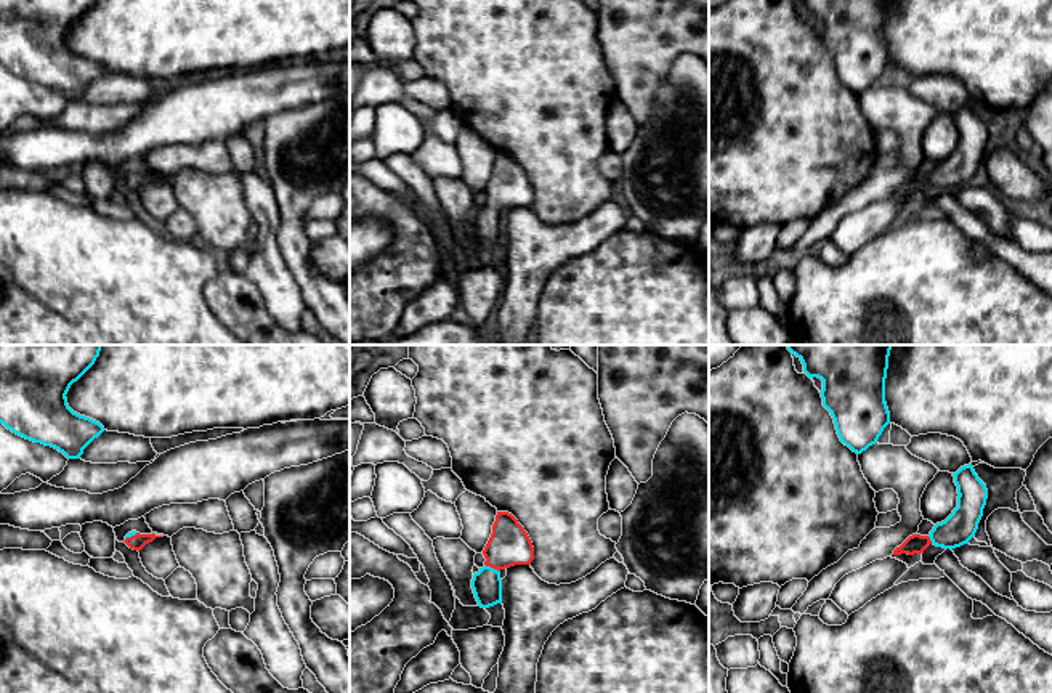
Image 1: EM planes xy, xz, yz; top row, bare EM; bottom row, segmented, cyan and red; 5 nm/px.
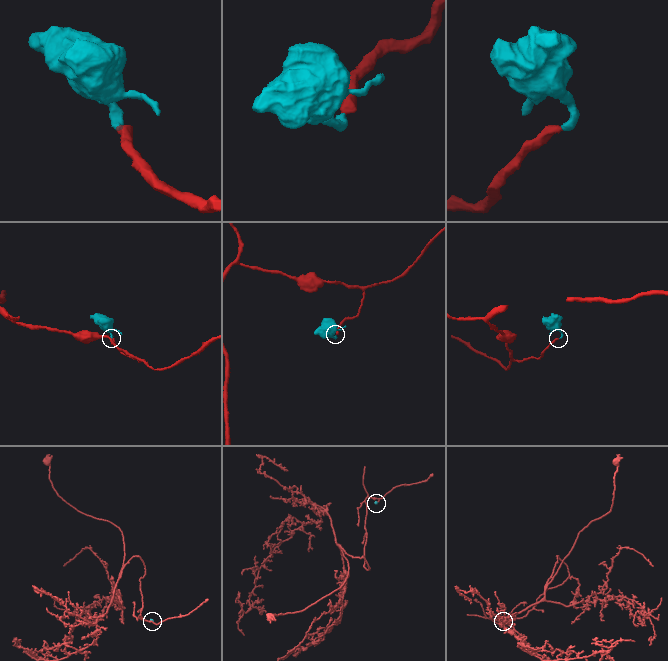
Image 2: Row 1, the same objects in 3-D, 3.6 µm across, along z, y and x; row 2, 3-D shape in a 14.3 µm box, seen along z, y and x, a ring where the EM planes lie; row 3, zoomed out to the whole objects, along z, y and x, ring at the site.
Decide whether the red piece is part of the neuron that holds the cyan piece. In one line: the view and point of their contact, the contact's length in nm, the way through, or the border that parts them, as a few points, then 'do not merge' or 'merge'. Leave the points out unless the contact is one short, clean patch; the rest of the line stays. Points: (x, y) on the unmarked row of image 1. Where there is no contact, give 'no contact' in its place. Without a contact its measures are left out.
contact xz (493, 209); length 90 nm; way xz (486, 225), (493, 209), (496, 199), (509, 185); merge

